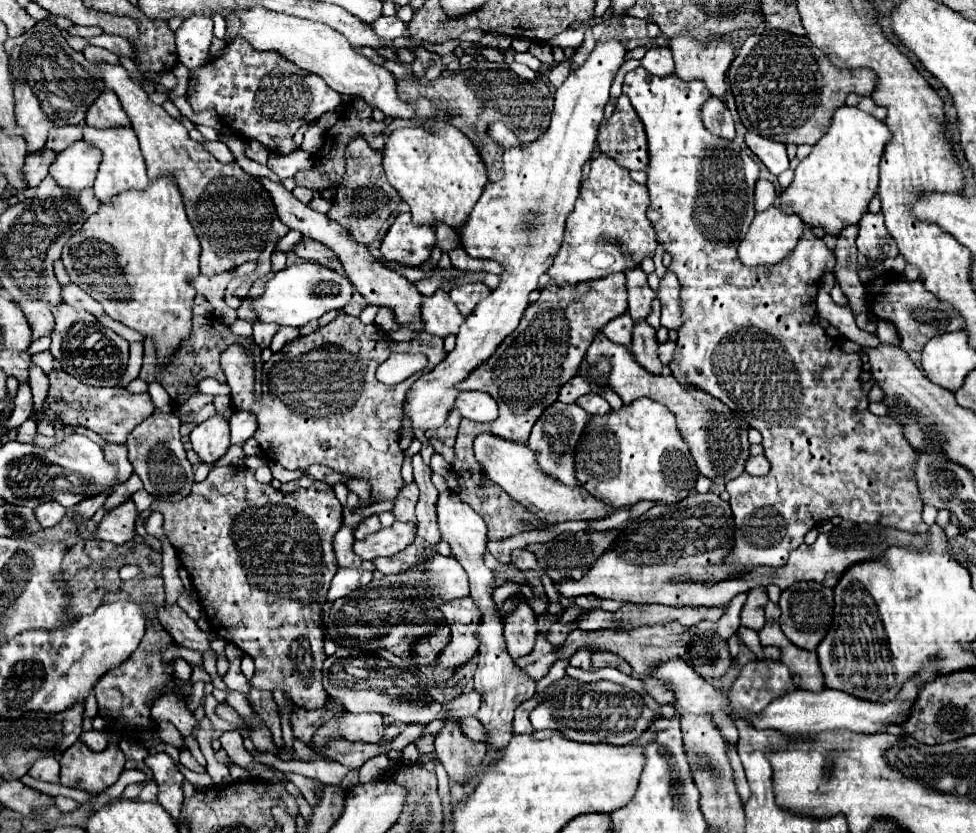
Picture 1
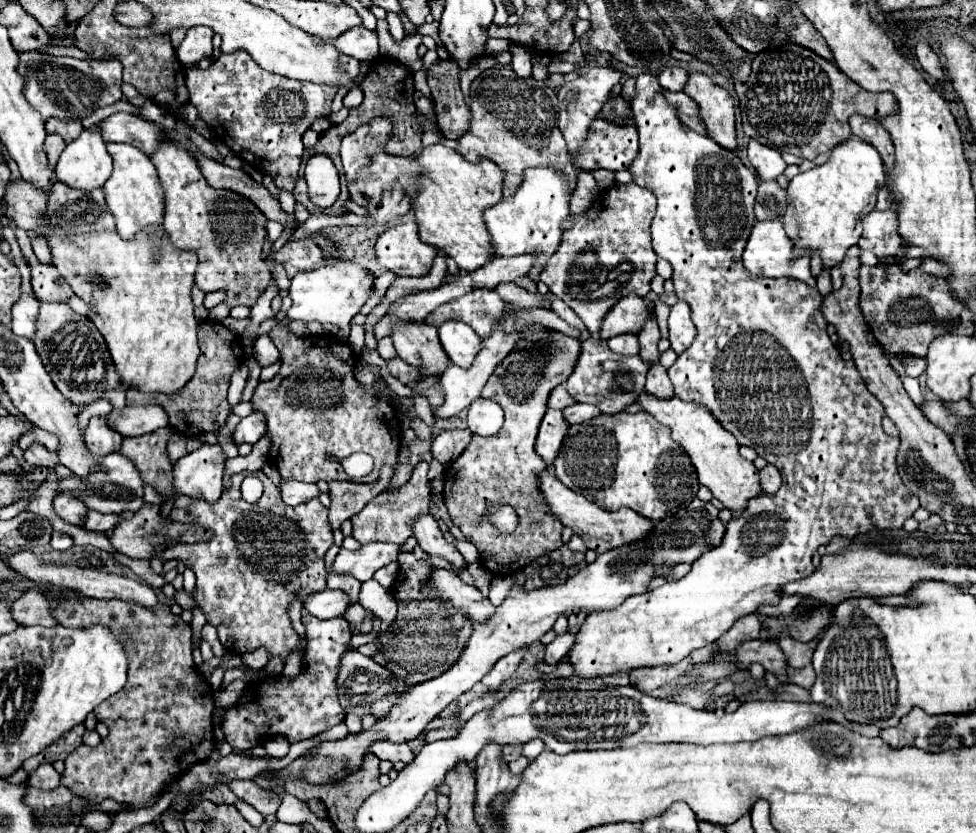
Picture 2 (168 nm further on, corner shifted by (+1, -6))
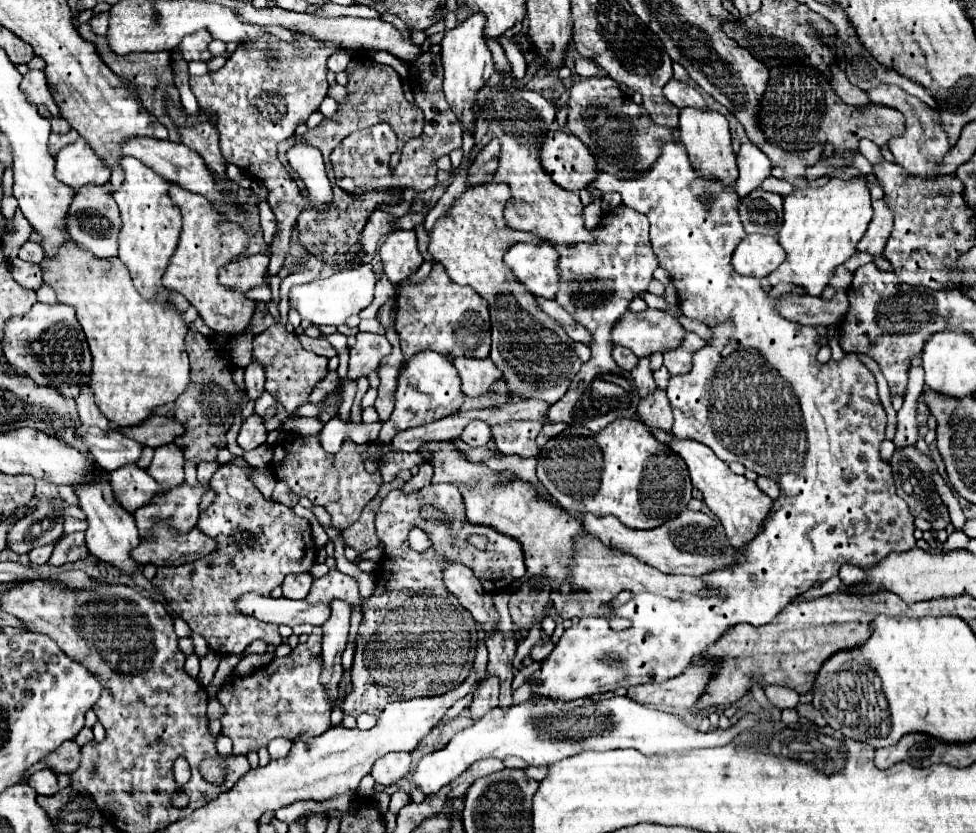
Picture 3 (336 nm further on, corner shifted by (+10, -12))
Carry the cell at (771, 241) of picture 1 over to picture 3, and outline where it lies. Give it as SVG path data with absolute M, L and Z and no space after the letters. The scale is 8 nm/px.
M752 233L746 235L732 255L732 265L740 275L766 277L772 273L782 261L786 253L770 235Z

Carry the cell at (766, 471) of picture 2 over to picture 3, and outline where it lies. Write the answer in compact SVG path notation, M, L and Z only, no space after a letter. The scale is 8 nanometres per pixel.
M758 477L758 479L756 479L756 485L758 485L770 499L778 497L778 493L780 493L778 485L776 485L772 479L768 479L768 477Z

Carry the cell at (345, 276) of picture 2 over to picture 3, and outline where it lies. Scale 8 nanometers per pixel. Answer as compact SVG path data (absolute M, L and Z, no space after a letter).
M360 265L356 269L346 269L326 279L314 279L310 283L294 285L290 289L290 305L300 313L304 321L312 325L342 325L350 315L358 315L364 307L372 303L376 277L370 265Z

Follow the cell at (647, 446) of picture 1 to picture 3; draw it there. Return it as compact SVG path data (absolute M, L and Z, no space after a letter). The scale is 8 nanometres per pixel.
M616 419L600 433L562 433L550 439L538 455L538 479L566 511L614 515L632 529L664 525L678 517L692 497L686 463L660 443L640 419Z

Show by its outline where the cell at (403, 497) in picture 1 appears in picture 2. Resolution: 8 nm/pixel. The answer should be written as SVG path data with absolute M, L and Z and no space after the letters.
M421 515L419 519L415 519L415 525L413 525L413 535L417 537L419 541L419 547L433 555L433 557L443 557L449 561L451 569L459 575L461 571L467 569L467 563L463 559L463 555L455 549L455 545L447 543L437 521L431 517L431 515Z

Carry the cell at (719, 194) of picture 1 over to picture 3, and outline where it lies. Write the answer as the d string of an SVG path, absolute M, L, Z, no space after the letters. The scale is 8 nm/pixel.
M658 141L658 147L660 157L646 173L630 181L600 173L592 187L600 193L618 191L622 203L646 213L650 219L652 249L660 267L670 273L682 313L688 319L708 325L712 331L712 339L692 355L692 369L684 375L672 375L666 387L674 409L672 433L708 445L726 463L738 461L746 469L770 477L778 483L780 497L774 501L760 533L746 543L744 551L738 551L736 561L726 569L702 575L710 591L708 595L698 597L686 593L686 597L668 599L642 593L614 609L616 617L632 623L624 631L614 631L610 617L582 617L576 625L566 629L554 651L544 659L540 671L532 673L528 679L534 685L534 695L562 701L592 697L594 693L606 693L618 687L628 689L632 685L662 683L676 677L728 629L738 623L766 625L792 597L808 591L814 581L826 581L836 575L842 563L868 567L892 551L900 553L916 545L914 517L906 501L896 495L892 469L878 453L878 445L884 439L886 413L878 399L874 375L854 353L822 365L816 359L820 349L818 331L780 317L776 303L782 297L770 297L760 287L758 279L734 275L732 253L746 235L740 223L740 199L734 187L700 177L690 165L682 141Z

